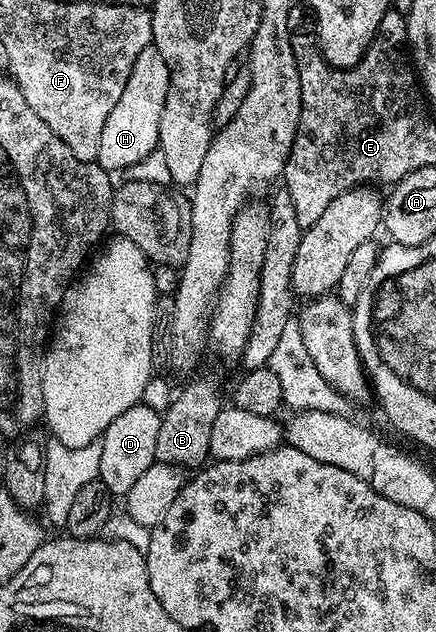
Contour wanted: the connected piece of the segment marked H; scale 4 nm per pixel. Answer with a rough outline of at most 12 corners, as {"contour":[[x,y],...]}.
{"contour":[[155,45],[134,59],[96,161],[125,171],[158,149],[170,71]]}

